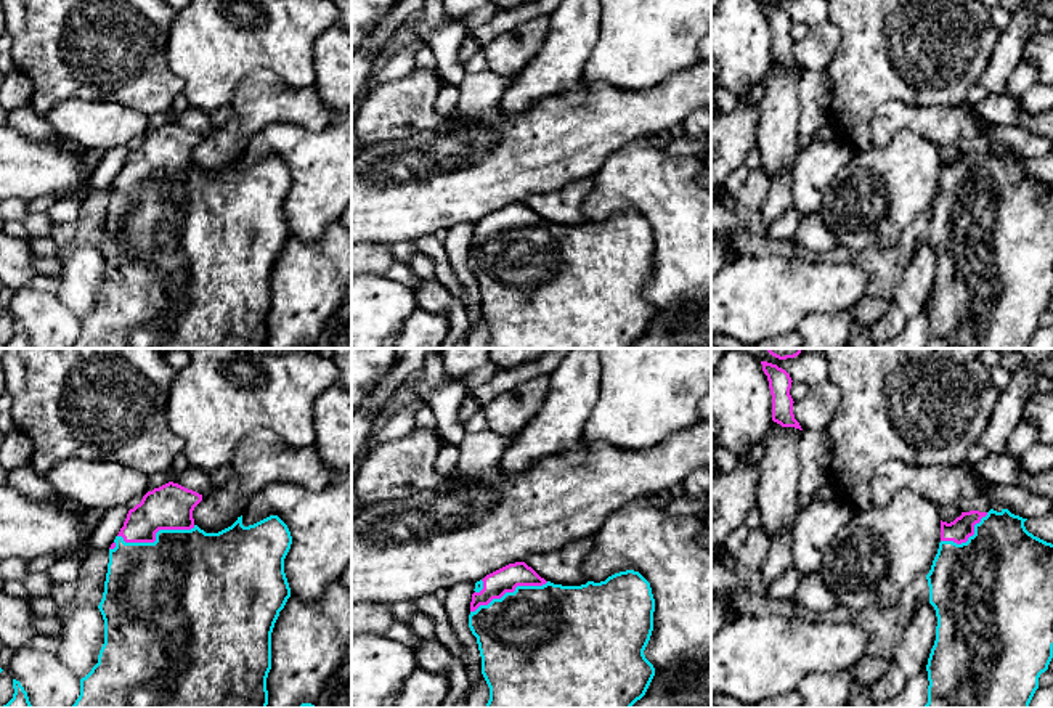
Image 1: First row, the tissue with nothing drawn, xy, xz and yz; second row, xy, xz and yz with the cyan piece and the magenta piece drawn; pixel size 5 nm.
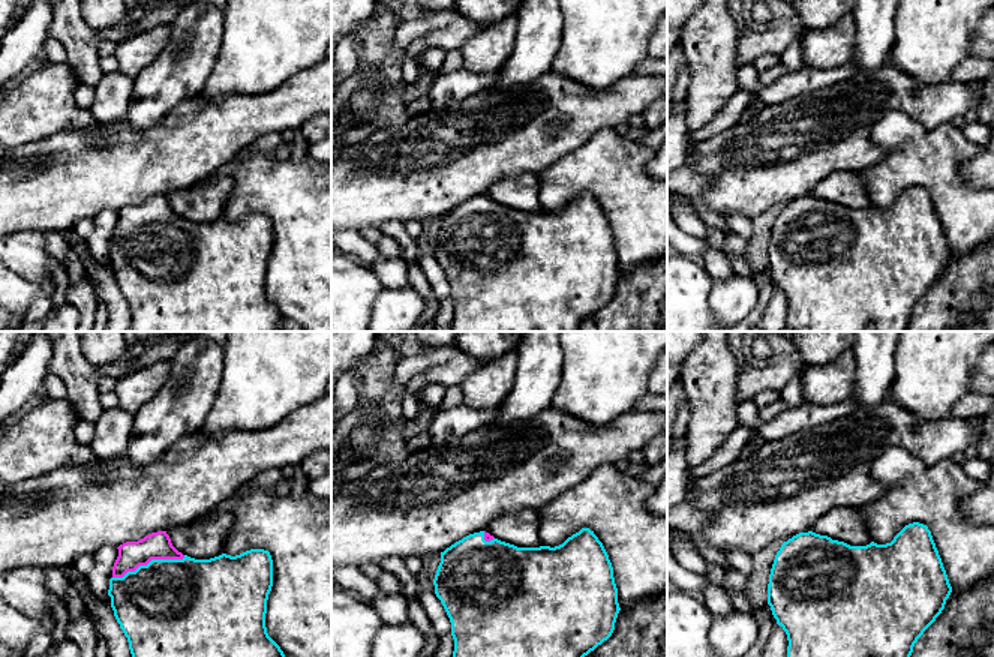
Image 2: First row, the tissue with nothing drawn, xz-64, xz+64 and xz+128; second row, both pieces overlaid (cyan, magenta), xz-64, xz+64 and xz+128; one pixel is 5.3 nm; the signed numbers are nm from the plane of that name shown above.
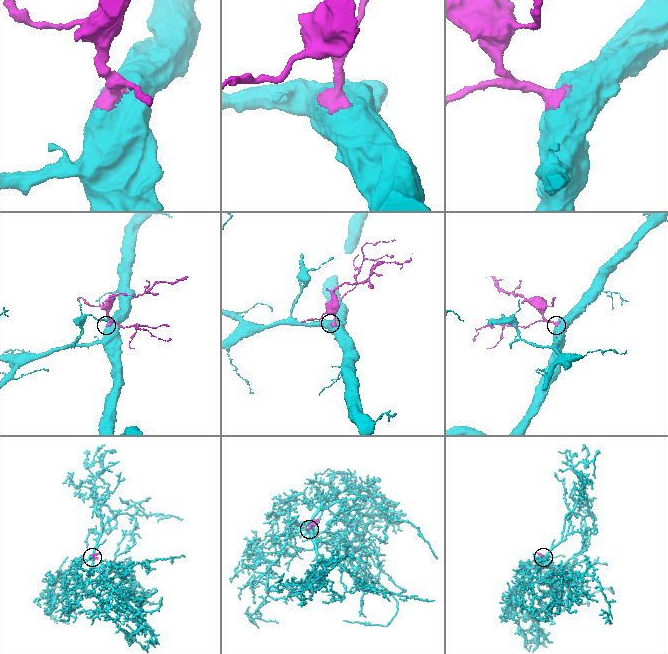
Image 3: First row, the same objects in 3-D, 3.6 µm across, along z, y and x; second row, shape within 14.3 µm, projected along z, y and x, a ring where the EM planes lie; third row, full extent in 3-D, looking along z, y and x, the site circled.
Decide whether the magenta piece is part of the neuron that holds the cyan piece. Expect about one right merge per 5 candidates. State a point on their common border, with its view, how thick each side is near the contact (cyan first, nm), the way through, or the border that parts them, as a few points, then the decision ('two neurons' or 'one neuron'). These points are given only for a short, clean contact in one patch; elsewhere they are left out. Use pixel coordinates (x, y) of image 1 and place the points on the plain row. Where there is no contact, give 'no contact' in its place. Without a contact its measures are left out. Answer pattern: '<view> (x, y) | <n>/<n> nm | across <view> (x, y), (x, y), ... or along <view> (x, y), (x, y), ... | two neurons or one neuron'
xy (156, 177) | 480/220 nm | one neuron

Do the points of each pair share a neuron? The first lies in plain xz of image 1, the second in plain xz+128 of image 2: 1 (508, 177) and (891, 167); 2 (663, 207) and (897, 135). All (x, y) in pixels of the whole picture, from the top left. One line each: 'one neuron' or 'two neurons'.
1: two neurons
2: one neuron

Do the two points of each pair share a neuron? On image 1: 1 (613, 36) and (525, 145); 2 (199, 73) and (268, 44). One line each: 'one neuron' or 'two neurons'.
1: two neurons
2: one neuron

